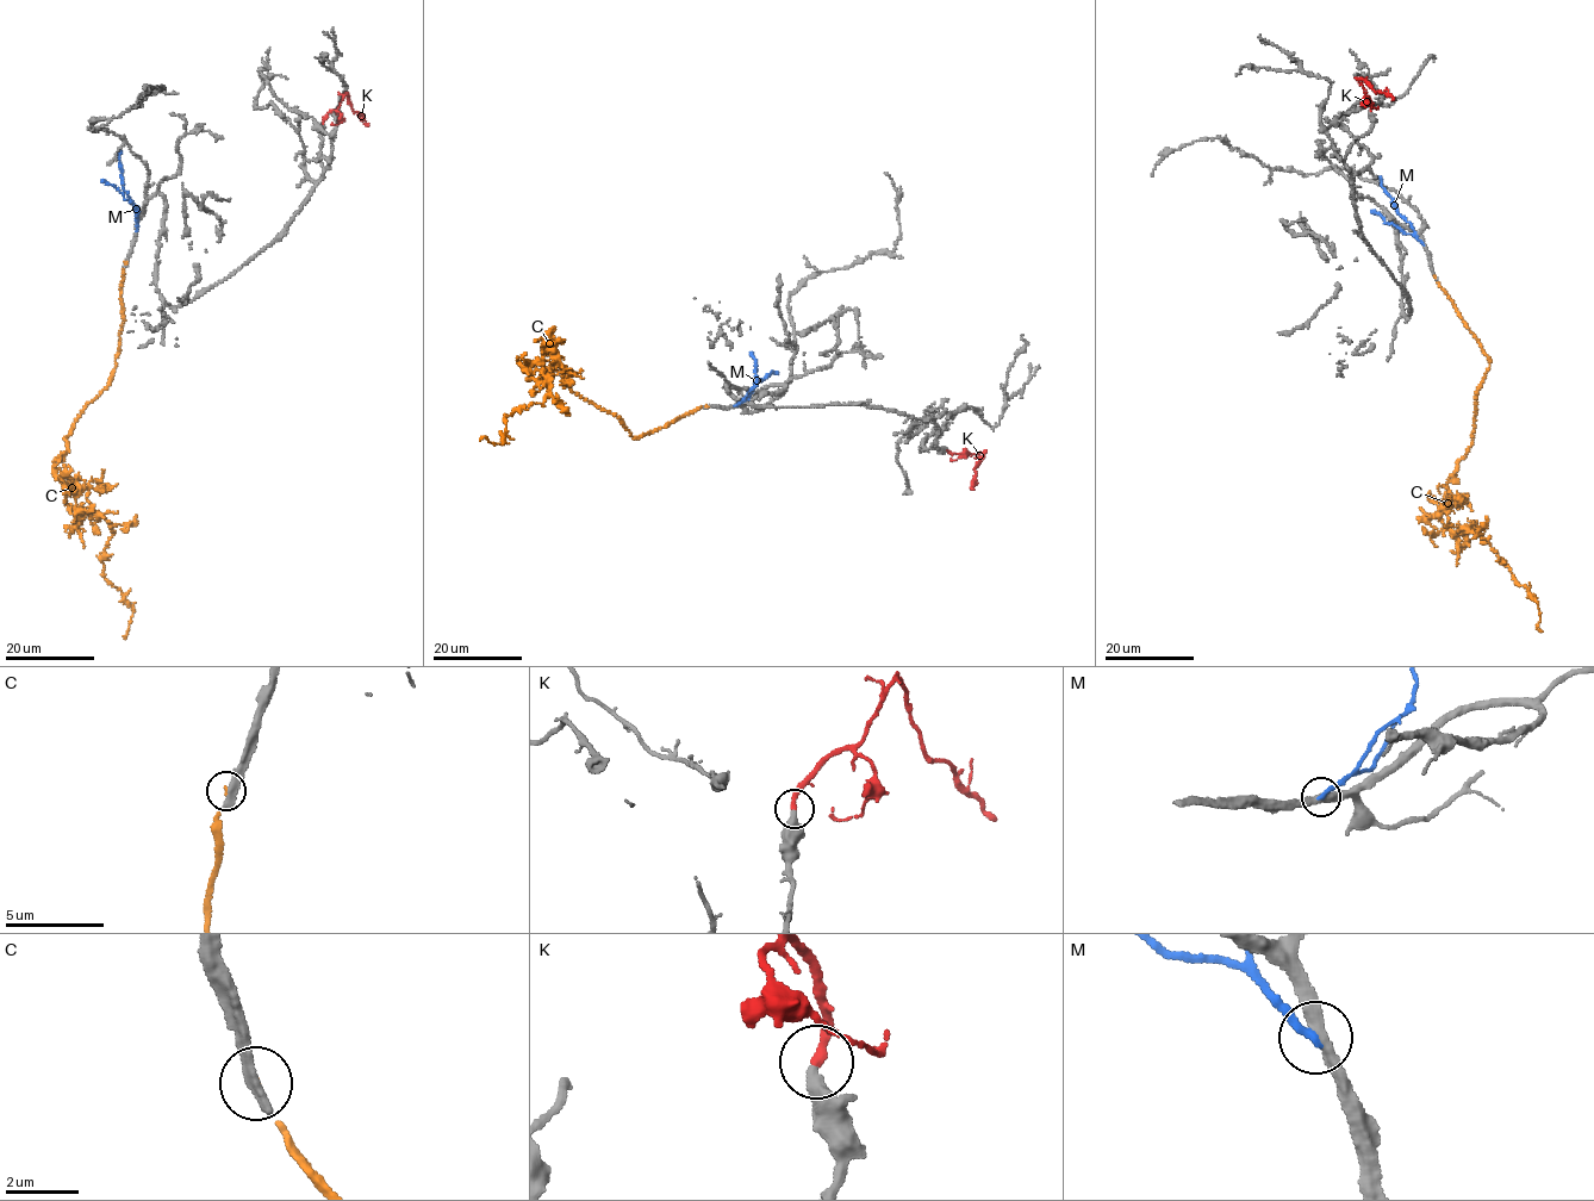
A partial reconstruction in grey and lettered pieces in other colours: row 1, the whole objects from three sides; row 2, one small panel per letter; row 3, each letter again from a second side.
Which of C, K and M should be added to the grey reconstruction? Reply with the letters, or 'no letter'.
K

